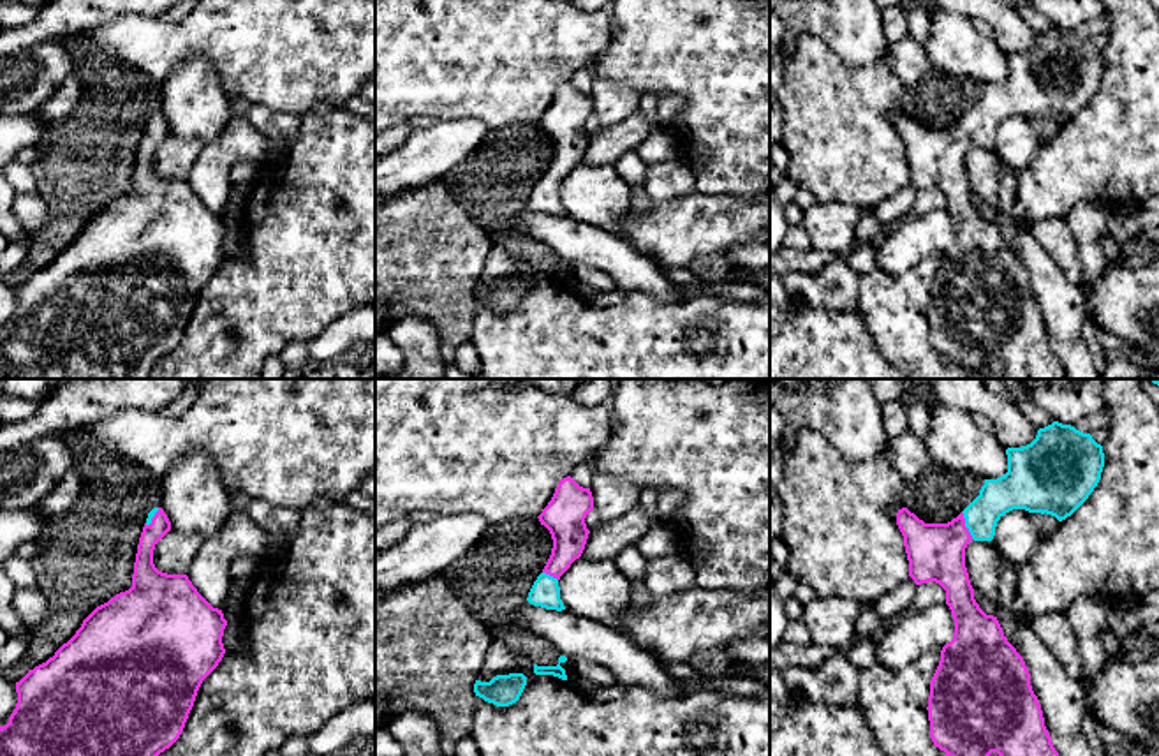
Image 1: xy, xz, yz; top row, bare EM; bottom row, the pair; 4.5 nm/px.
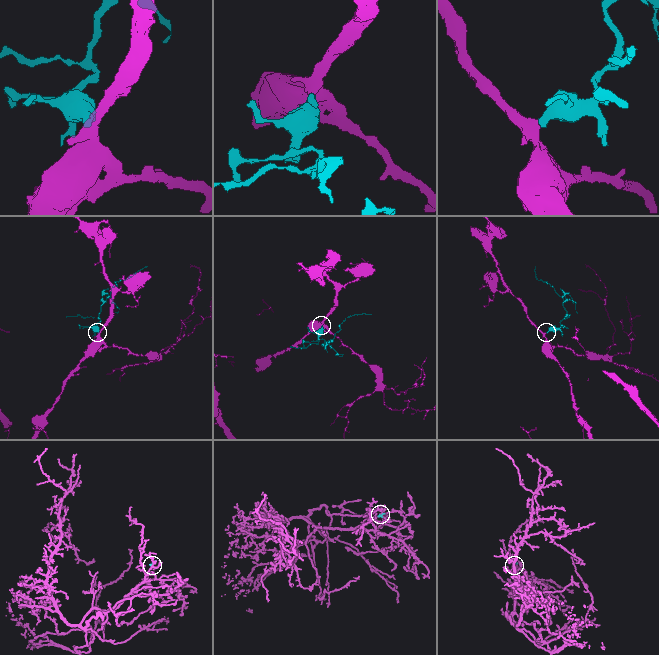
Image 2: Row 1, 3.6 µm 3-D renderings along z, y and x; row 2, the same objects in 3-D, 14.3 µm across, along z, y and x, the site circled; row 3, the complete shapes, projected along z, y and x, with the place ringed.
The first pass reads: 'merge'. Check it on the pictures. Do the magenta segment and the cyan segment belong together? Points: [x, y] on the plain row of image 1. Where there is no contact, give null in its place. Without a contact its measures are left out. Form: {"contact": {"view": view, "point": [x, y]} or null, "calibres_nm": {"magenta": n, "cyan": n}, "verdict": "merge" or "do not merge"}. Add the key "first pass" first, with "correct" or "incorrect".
{"first pass": "correct", "contact": {"view": "yz", "point": [964, 131]}, "calibres_nm": {"magenta": 260, "cyan": 160}, "verdict": "merge"}

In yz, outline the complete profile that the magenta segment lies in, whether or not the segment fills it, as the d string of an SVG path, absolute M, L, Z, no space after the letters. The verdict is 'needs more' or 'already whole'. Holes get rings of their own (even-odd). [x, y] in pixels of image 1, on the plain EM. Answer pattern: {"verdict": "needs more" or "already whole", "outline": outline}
{"verdict": "needs more", "outline": "M1053 26L1039 33L1036 44L1022 53L1008 53L1008 78L997 85L985 85L979 100L951 127L925 129L907 113L898 115L897 130L904 141L909 182L916 190L935 187L946 196L946 210L955 226L953 245L941 256L939 271L930 285L928 326L935 352L969 372L983 372L992 358L1002 367L1000 379L1066 379L1066 370L1052 349L1037 301L1030 291L1030 278L1023 263L1008 247L993 220L986 220L974 204L974 194L965 173L965 153L974 146L992 146L997 127L1013 115L1052 120L1059 127L1071 122L1094 97L1104 72L1103 51L1090 39L1071 30Z"}

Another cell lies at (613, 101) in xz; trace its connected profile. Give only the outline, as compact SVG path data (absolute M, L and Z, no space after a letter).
M597 79L590 92L594 115L602 127L618 125L639 109L641 95L620 81Z

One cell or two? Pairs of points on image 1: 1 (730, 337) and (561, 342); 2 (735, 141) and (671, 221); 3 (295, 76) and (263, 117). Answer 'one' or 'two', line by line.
1: one
2: two
3: two

